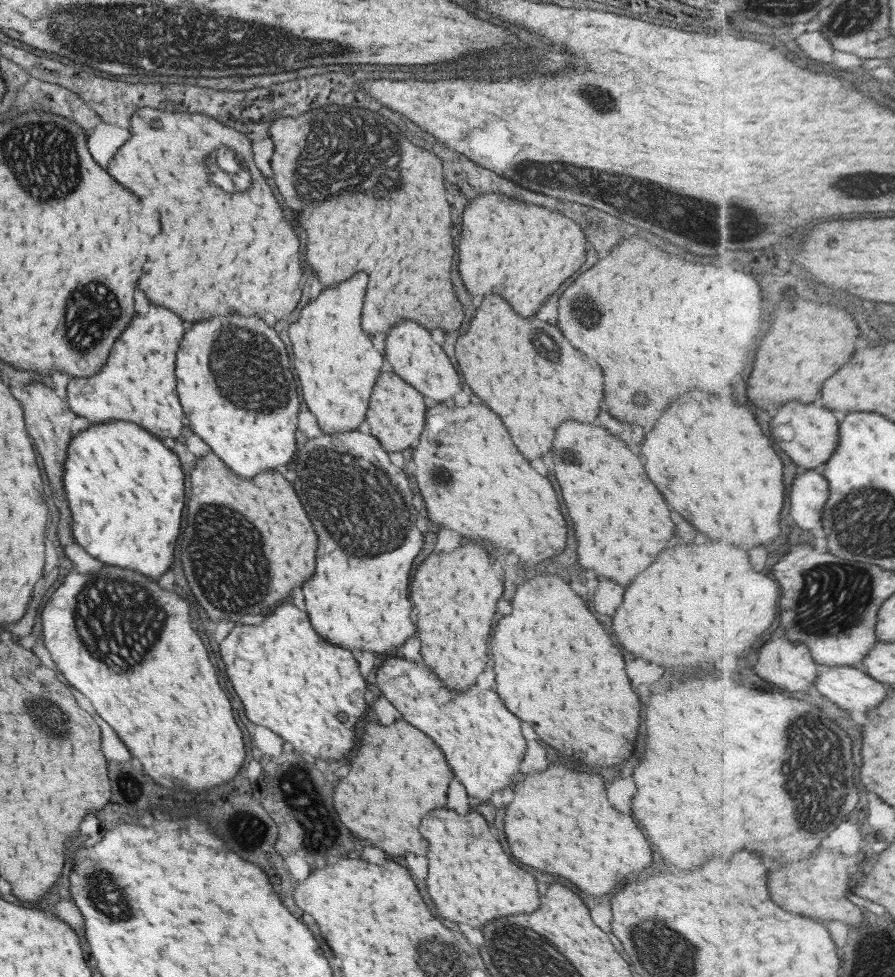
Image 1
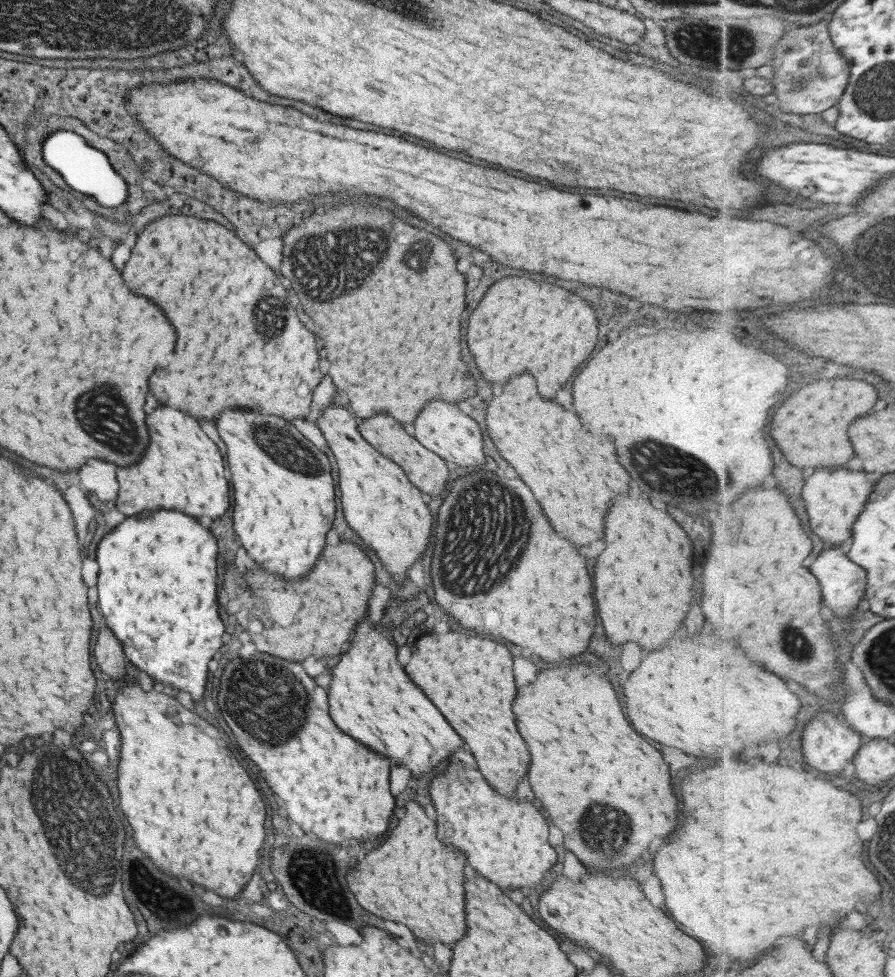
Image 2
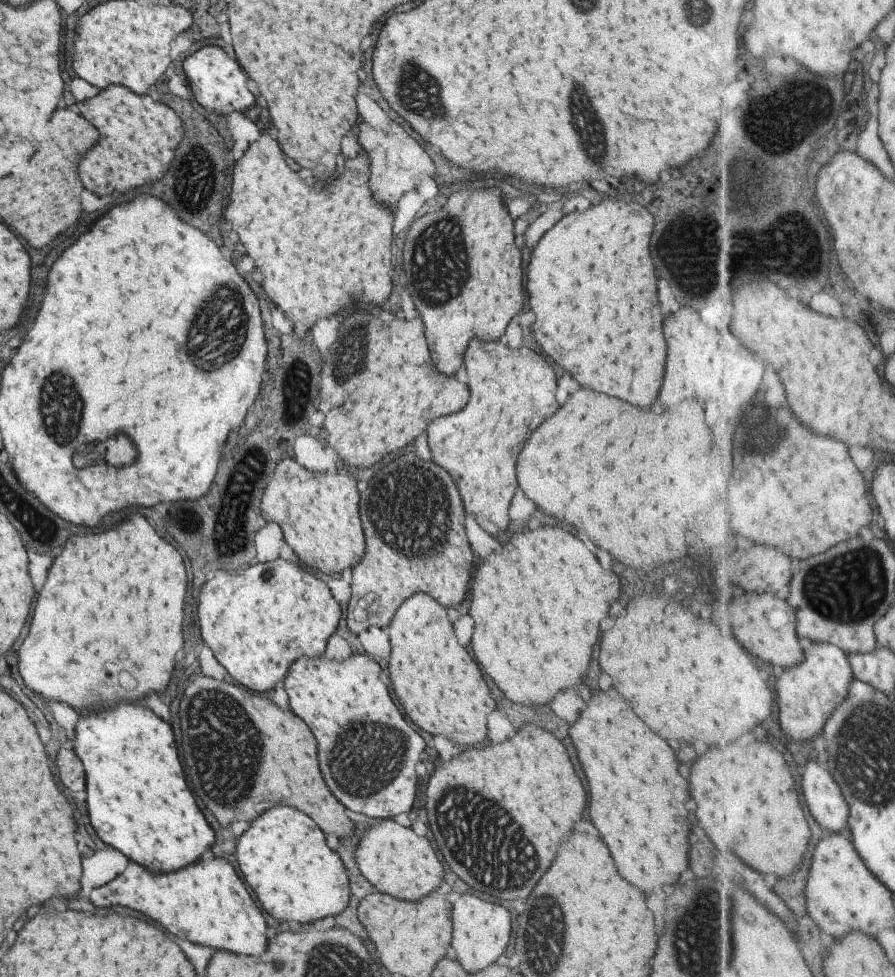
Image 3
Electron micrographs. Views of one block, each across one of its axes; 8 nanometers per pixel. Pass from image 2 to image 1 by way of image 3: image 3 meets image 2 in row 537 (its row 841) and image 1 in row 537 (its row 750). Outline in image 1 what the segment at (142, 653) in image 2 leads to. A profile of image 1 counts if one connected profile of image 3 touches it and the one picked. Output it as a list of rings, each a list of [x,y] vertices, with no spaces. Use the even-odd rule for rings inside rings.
[[[107,422],[107,424],[89,424],[85,430],[80,430],[75,437],[71,437],[68,449],[65,454],[67,460],[63,464],[63,486],[69,498],[69,510],[71,510],[71,530],[75,542],[93,558],[101,560],[103,564],[113,564],[119,568],[129,568],[135,572],[141,572],[147,578],[157,580],[165,570],[171,566],[171,556],[173,556],[173,546],[175,538],[179,534],[179,522],[181,522],[181,510],[183,510],[183,472],[179,468],[179,460],[173,452],[169,452],[165,446],[161,446],[149,432],[139,428],[137,424],[131,422]]]

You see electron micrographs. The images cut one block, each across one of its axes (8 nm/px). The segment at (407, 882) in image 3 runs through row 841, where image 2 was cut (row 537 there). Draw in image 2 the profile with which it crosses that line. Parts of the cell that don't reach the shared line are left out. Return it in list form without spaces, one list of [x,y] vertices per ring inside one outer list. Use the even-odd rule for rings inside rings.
[[[331,404],[331,406],[321,409],[317,415],[317,426],[319,426],[319,430],[327,442],[327,448],[331,450],[337,464],[339,479],[337,484],[339,484],[341,492],[341,508],[345,522],[373,550],[391,578],[395,582],[404,582],[405,574],[408,576],[407,568],[415,560],[421,560],[419,556],[425,550],[423,544],[427,544],[429,526],[431,526],[431,516],[429,516],[425,502],[421,500],[421,492],[415,488],[414,484],[411,484],[398,464],[391,462],[386,456],[377,452],[366,440],[363,440],[357,431],[357,422],[349,416],[345,406]]]

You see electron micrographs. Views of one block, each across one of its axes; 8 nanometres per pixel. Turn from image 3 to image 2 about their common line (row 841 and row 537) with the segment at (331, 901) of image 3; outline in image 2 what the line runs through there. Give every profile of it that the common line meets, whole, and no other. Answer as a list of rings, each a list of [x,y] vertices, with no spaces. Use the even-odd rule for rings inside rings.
[[[223,410],[213,422],[225,444],[225,466],[233,490],[232,529],[236,538],[249,556],[271,574],[283,574],[289,580],[299,578],[315,565],[334,518],[335,492],[327,457],[287,420],[277,416],[263,416],[253,410]]]

